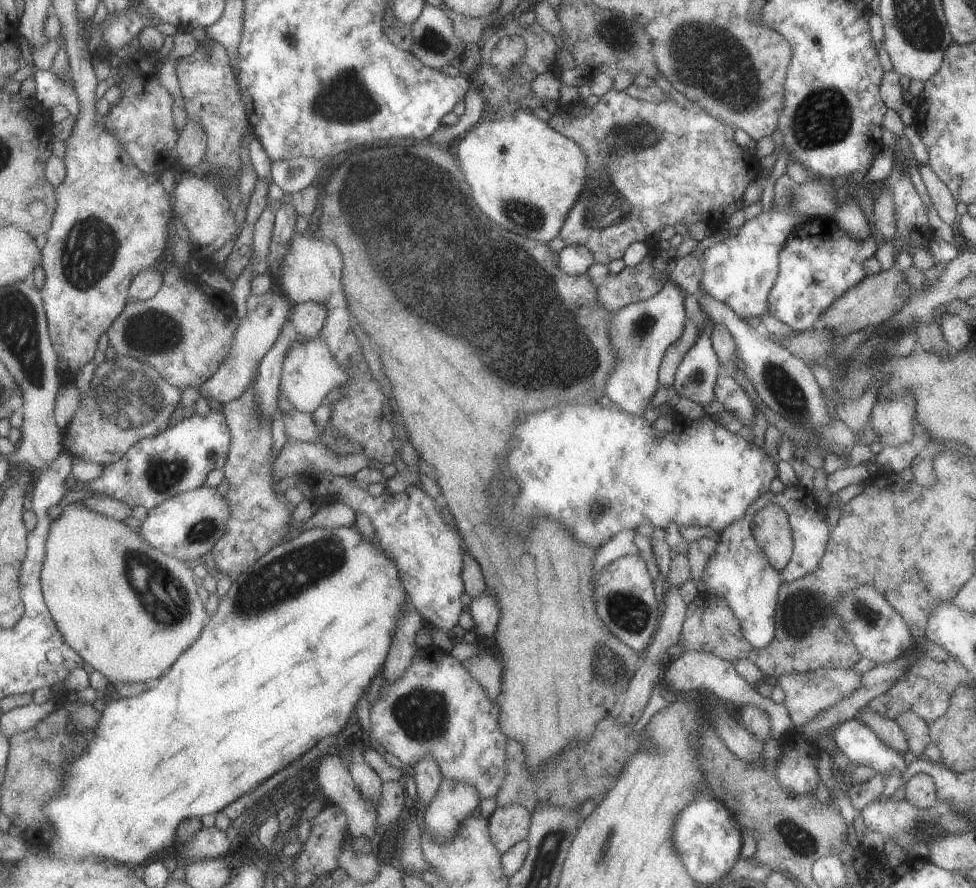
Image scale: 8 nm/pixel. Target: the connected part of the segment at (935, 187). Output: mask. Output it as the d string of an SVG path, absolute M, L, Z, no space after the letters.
M919 165L919 175L923 185L927 188L932 207L937 211L939 218L948 226L953 226L957 214L955 213L956 201L953 199L947 186L933 174L933 170L927 165Z

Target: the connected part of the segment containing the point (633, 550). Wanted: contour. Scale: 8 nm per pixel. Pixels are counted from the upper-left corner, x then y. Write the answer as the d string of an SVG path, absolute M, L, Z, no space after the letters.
M632 529L622 530L611 536L609 540L595 550L592 563L592 581L599 578L598 573L601 571L601 568L610 564L613 560L631 554L639 555L637 547L633 544L633 536L635 536L635 533L637 533L636 530Z

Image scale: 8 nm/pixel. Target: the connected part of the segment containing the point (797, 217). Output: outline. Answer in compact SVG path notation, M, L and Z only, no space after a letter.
M772 206L768 212L761 212L755 218L745 221L743 226L734 231L728 231L725 240L721 240L709 248L703 249L701 252L701 268L703 268L703 272L699 276L700 288L714 300L725 304L727 308L733 310L733 313L741 320L763 316L763 314L769 315L769 312L767 312L767 296L769 296L769 292L777 278L779 250L783 248L787 236L795 228L799 228L801 224L805 224L805 222L809 222L811 219L809 216L805 216L805 214L793 212L791 208L789 210L781 210L781 208Z

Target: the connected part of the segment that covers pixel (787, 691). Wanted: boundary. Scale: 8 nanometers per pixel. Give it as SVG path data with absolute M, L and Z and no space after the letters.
M817 668L815 671L783 674L777 679L778 686L785 696L782 706L794 727L797 727L809 722L811 718L815 718L819 712L827 710L835 702L839 702L843 696L849 696L855 688L859 688L859 678L861 678L861 674L853 672L851 669Z

